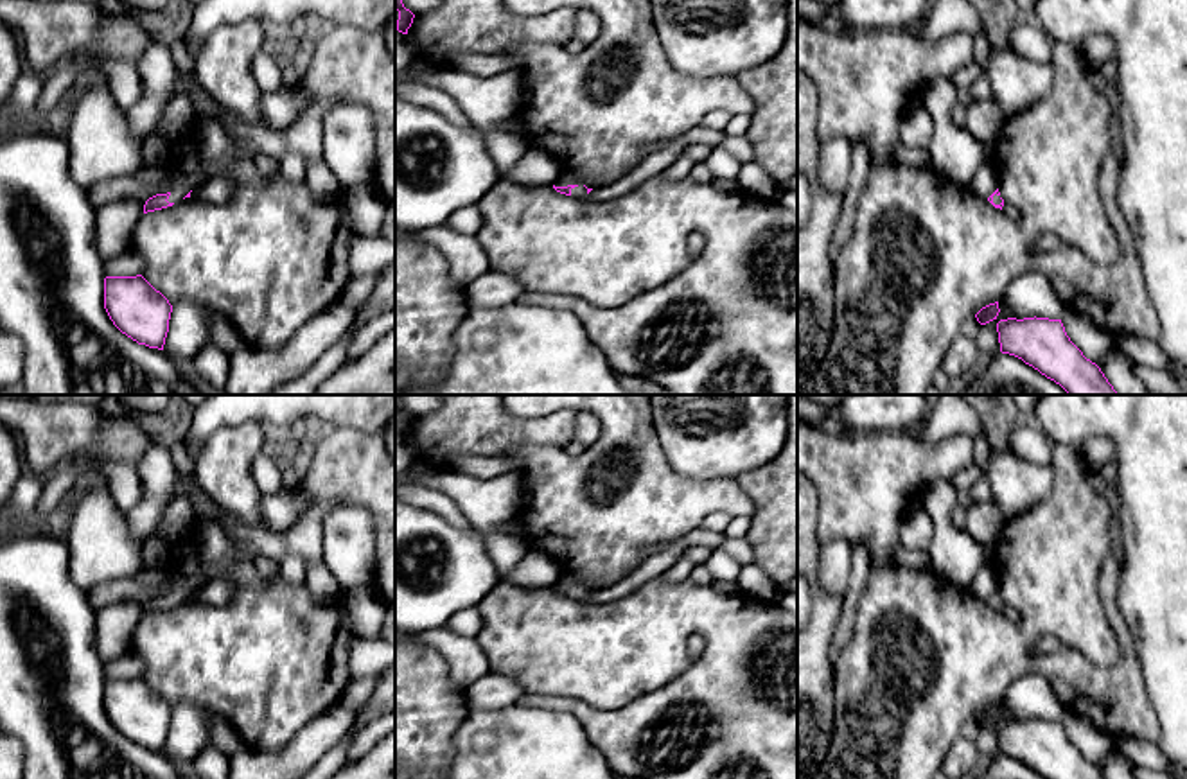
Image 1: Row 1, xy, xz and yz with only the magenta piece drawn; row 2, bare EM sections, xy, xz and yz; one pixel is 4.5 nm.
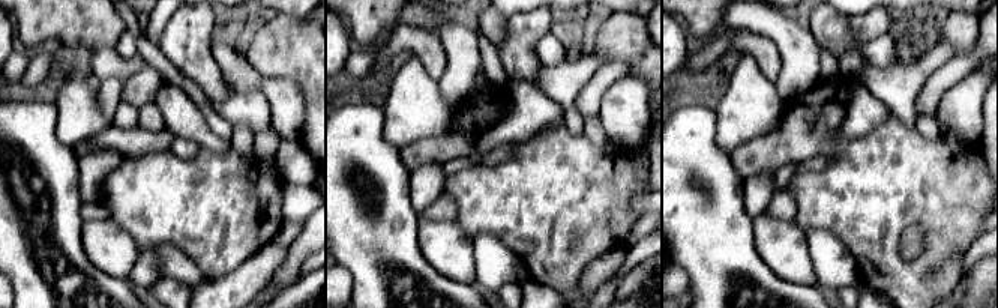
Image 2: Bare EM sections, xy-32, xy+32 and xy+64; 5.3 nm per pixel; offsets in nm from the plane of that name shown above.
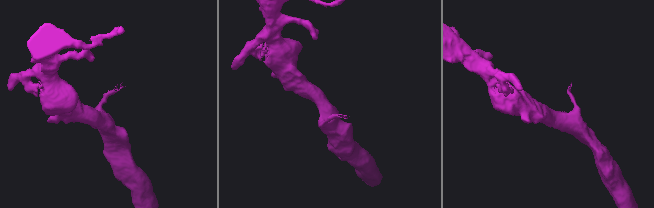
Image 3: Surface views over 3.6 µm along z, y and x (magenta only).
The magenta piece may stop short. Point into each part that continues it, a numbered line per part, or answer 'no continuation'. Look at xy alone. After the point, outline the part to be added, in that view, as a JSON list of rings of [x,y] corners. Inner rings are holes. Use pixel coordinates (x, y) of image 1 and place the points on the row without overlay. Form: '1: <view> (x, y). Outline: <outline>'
1: xy (207, 571). Outline: [[[201,558],[198,569],[194,573],[187,573],[185,574],[185,585],[176,589],[171,594],[167,603],[169,605],[181,603],[192,592],[194,585],[199,585],[199,583],[207,585],[207,583],[210,583],[215,578],[223,578],[221,565],[214,564],[212,560]]]

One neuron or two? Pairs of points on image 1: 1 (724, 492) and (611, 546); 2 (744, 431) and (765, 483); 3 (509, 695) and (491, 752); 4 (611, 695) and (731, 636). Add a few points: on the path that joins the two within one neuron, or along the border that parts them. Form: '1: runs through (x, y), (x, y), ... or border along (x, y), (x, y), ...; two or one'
1: runs through (695, 499), (681, 505), (652, 505), (640, 517); one
2: border along (778, 455), (746, 471), (737, 480); two
3: border along (516, 702), (505, 708), (471, 711); two
4: runs through (641, 665), (681, 625), (701, 625); one

